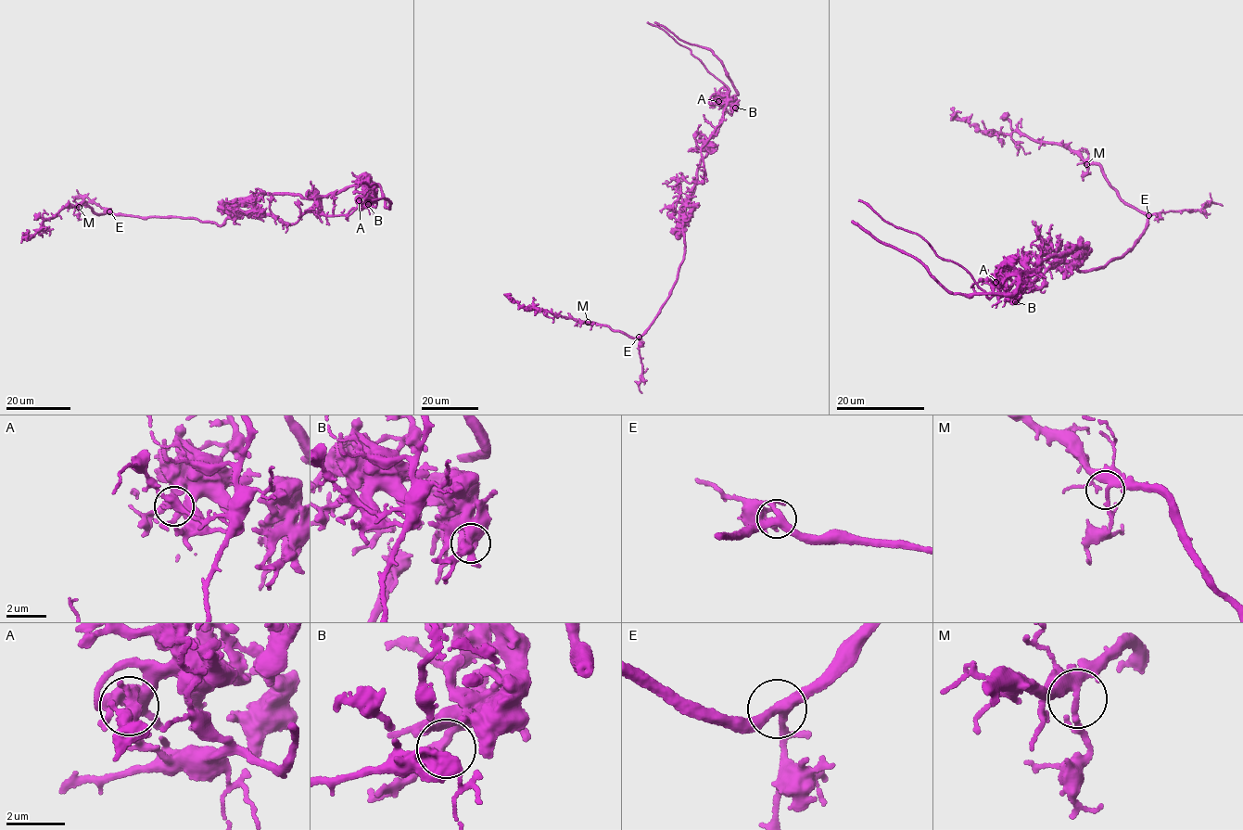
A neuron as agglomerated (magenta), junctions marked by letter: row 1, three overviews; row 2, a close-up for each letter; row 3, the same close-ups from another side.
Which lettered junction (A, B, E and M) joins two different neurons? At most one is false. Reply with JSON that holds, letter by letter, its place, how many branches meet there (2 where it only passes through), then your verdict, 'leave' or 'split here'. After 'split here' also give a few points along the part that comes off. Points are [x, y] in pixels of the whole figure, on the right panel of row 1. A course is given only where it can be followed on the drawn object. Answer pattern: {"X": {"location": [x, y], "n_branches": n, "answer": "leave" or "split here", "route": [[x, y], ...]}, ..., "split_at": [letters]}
{"A": {"location": [995, 282], "n_branches": 3, "answer": "split here", "route": [[995, 281], [1006, 298], [1058, 261], [1106, 266], [1147, 214], [1066, 146], [961, 111]]}, "B": {"location": [1015, 301], "n_branches": 3, "answer": "leave"}, "E": {"location": [1148, 215], "n_branches": 3, "answer": "leave"}, "M": {"location": [1086, 164], "n_branches": 3, "answer": "leave"}, "split_at": ["A"]}

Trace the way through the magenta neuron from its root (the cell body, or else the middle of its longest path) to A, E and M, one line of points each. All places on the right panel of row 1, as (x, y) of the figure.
A: (1078, 261), (1049, 266), (1040, 288), (1033, 290), (1021, 286), (1017, 275), (1006, 298), (998, 292), (995, 281)
E: (1078, 261), (1077, 268), (1081, 271), (1104, 266), (1122, 256), (1140, 238), (1148, 215)
M: (1078, 261), (1081, 271), (1104, 266), (1122, 256), (1140, 238), (1147, 216), (1120, 197), (1102, 168), (1086, 164)

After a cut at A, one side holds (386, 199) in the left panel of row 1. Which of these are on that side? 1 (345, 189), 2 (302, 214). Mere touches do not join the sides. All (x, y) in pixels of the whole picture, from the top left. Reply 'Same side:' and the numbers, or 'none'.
Same side: 1

